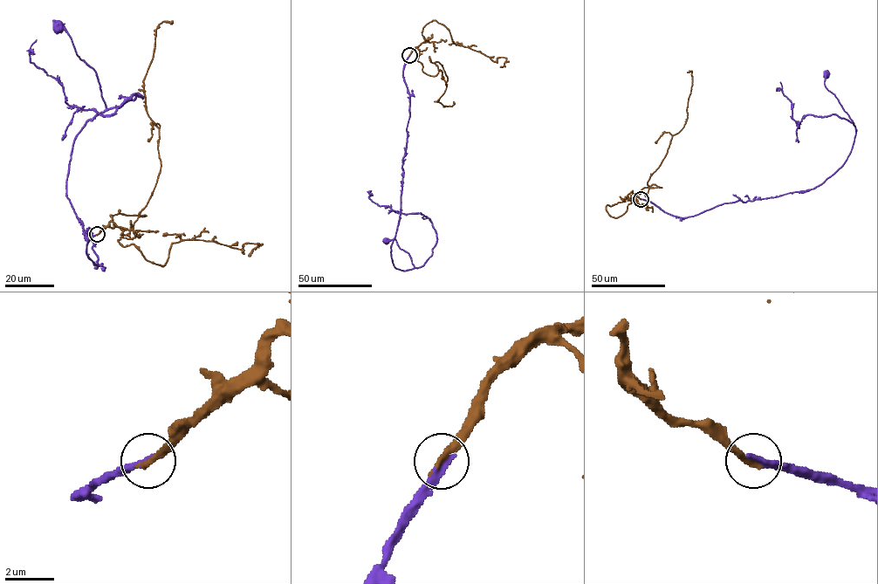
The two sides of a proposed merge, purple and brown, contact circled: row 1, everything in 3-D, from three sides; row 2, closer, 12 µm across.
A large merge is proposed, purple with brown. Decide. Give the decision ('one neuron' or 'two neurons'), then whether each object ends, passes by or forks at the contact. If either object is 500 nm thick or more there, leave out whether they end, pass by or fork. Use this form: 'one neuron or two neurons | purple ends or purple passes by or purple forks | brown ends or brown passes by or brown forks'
one neuron | purple ends | brown ends

